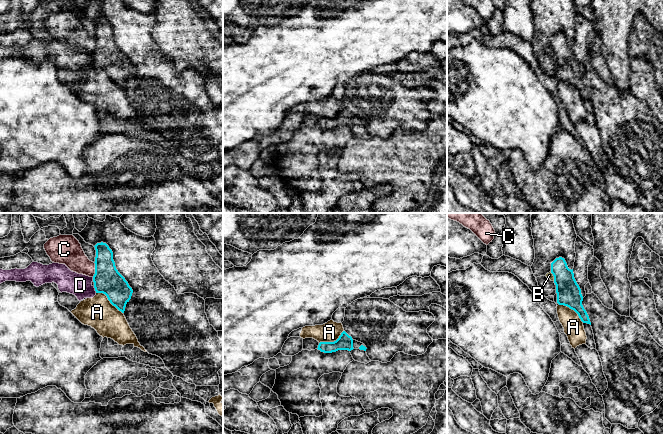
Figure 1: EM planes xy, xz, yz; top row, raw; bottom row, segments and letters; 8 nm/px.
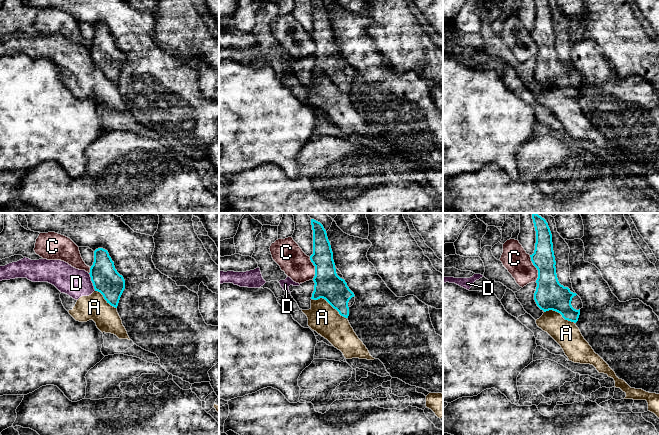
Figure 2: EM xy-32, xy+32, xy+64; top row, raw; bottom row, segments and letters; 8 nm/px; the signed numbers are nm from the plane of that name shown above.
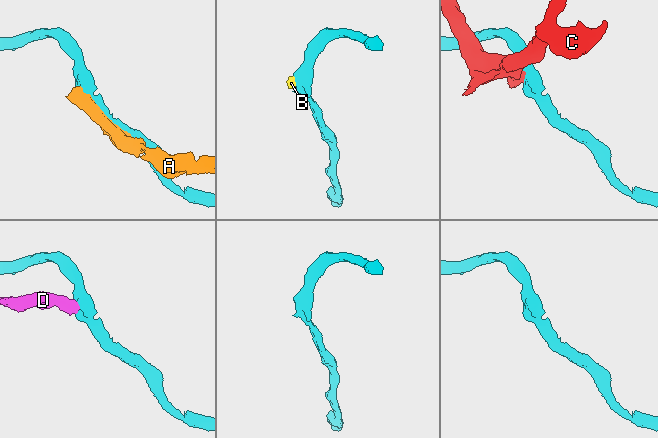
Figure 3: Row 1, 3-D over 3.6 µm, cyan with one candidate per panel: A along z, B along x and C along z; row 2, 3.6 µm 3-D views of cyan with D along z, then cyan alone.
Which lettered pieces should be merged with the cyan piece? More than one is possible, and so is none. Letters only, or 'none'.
B

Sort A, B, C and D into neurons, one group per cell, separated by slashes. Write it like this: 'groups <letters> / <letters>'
groups A D / B / C

